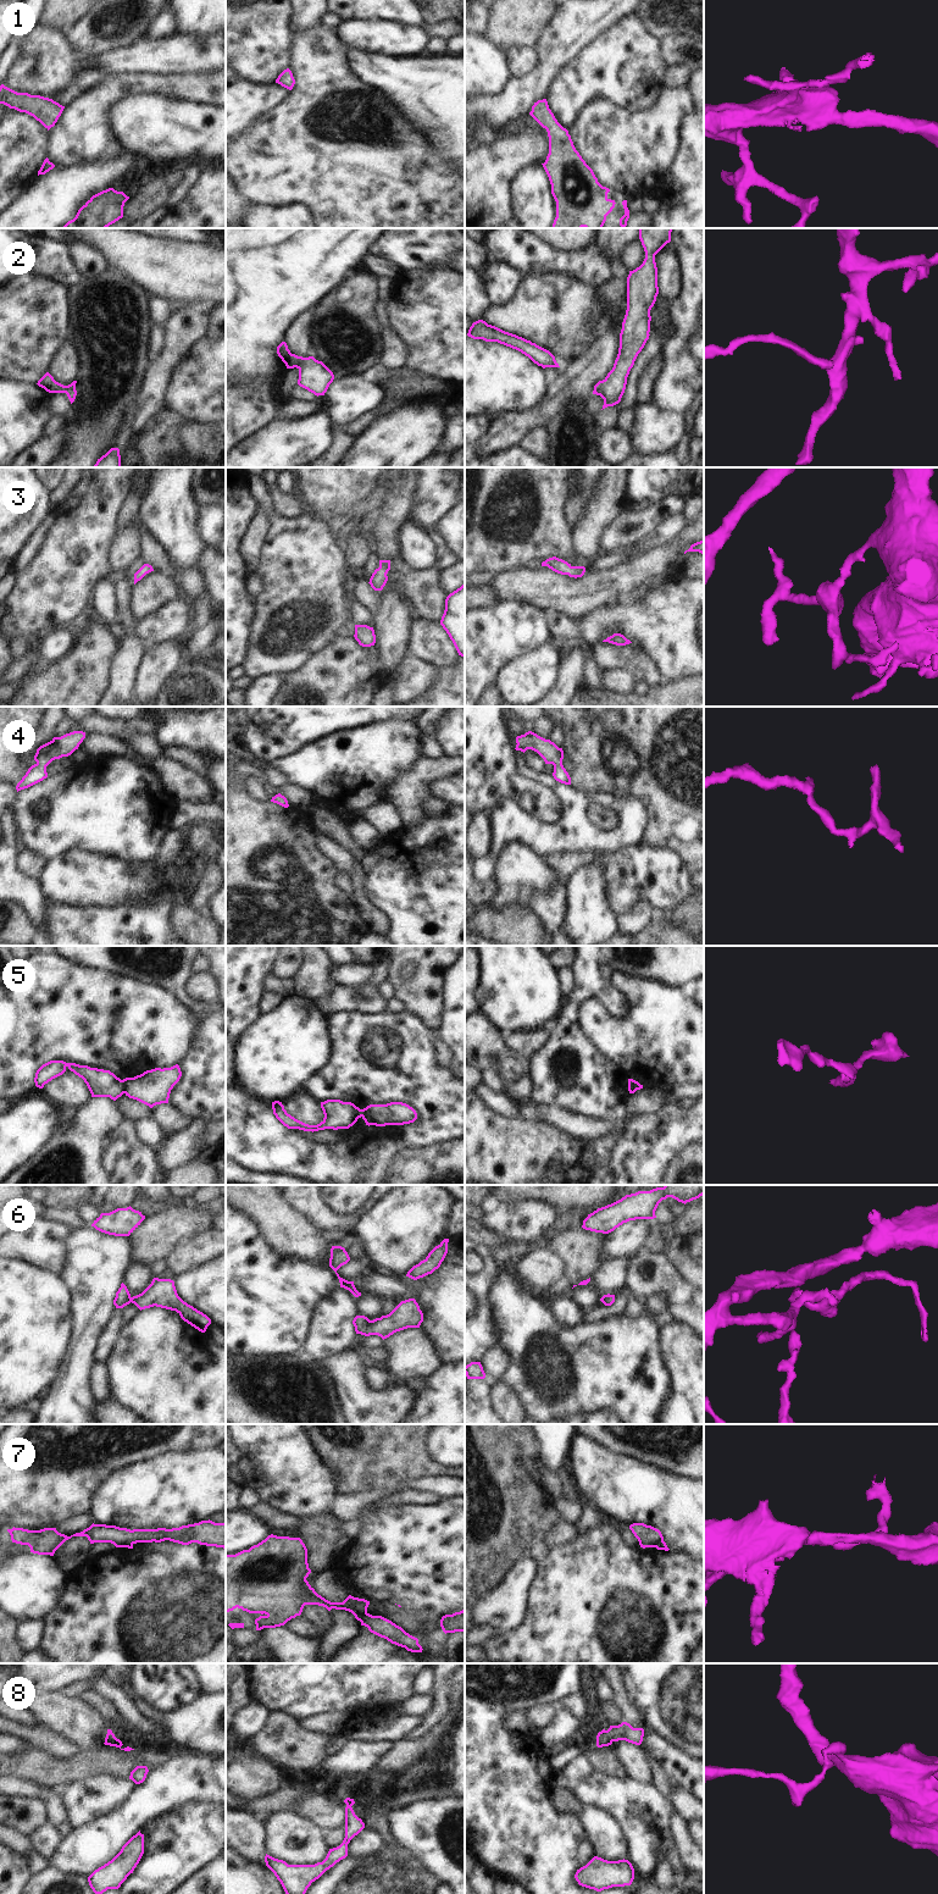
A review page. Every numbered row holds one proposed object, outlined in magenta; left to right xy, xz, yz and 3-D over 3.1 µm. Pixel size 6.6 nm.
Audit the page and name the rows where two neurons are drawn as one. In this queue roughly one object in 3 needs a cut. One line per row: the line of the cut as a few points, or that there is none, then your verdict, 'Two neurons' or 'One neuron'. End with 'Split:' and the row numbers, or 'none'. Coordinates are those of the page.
1: No split. One neuron
2: No split. One neuron
3: No split. One neuron
4: No split. One neuron
5: Split along xy (122, 1080), (125, 1092). Two neurons
6: No split. One neuron
7: Split along yz (662, 1539), (653, 1546). Two neurons
8: No split. One neuron
Split: 5, 7

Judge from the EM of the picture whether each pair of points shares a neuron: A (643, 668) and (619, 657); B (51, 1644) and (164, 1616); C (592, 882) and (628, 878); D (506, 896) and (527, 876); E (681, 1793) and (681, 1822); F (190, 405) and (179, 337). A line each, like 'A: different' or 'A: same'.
A: same
B: same
C: different
D: same
E: different
F: different

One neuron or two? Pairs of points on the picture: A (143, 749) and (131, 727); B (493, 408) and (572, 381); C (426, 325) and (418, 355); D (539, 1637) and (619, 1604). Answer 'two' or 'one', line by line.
A: two
B: two
C: one
D: one

